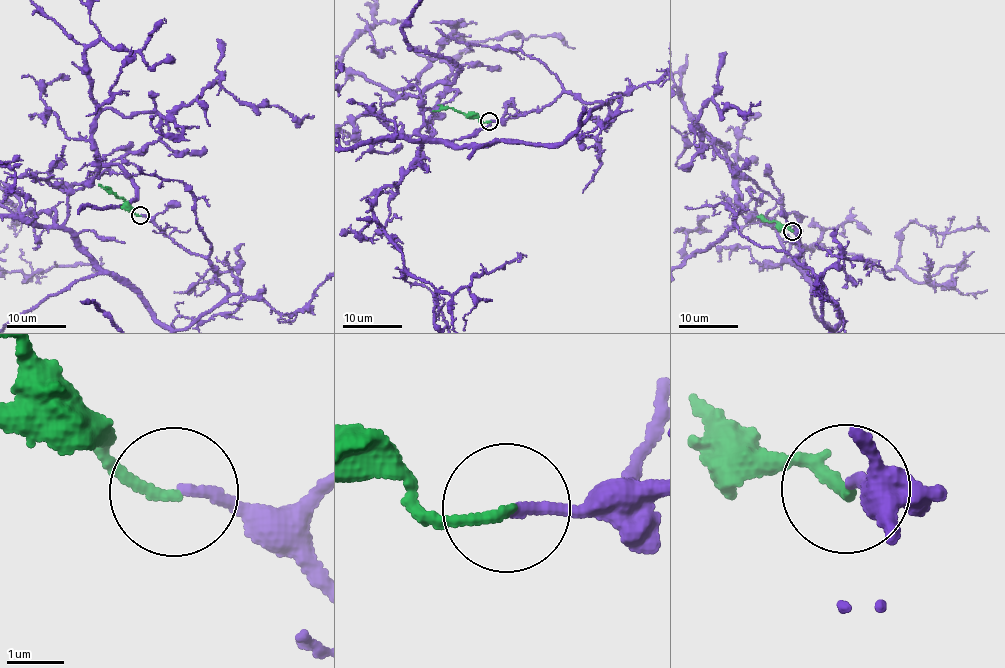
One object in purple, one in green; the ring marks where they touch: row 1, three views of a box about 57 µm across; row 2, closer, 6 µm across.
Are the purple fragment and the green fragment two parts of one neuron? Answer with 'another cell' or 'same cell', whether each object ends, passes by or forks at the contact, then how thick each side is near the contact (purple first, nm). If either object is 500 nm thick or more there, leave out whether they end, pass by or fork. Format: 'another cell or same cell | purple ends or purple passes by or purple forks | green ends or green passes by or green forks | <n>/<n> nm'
another cell | purple ends | green ends | 180/170 nm

